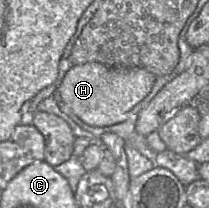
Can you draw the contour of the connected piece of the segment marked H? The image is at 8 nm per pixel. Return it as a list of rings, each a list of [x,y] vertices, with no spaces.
[[[88,62],[73,65],[58,84],[54,96],[64,101],[86,124],[94,127],[111,126],[126,120],[133,107],[150,93],[155,80],[156,76],[144,68],[118,68],[99,62]]]

